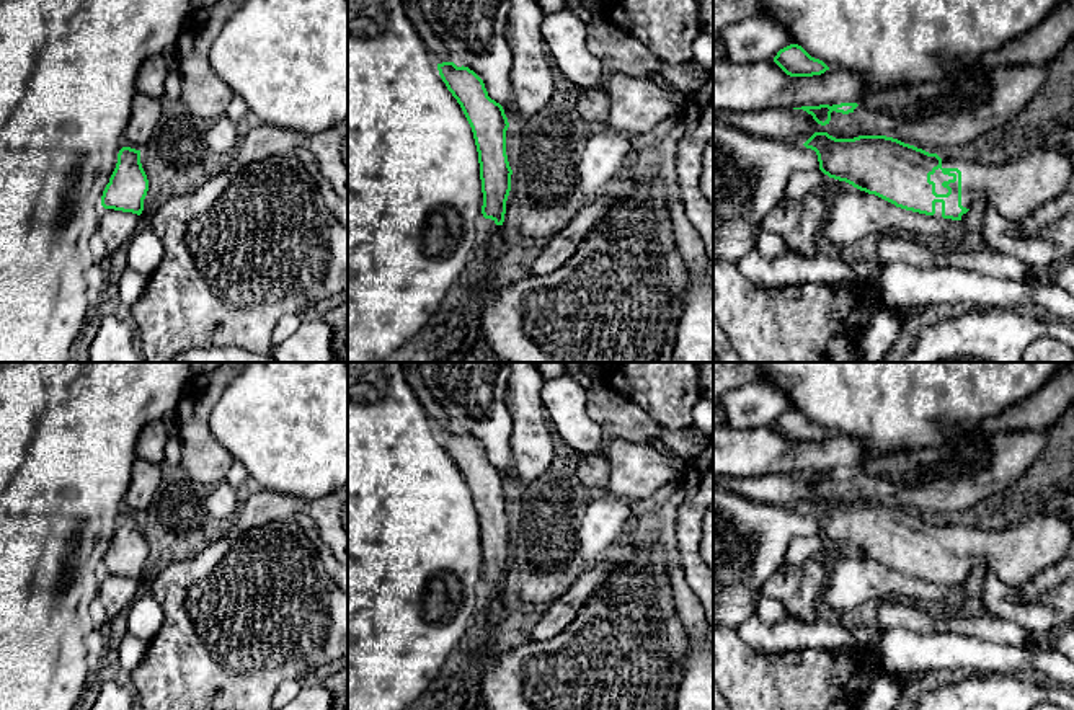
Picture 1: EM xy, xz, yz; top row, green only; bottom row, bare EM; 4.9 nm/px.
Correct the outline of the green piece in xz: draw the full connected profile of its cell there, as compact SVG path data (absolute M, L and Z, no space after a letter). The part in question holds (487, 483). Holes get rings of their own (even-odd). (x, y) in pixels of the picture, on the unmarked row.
M454 428L437 429L437 436L473 498L483 558L482 579L490 597L488 609L477 619L473 640L491 646L490 638L477 633L495 630L503 617L501 597L513 540L506 521L509 488L503 472L488 462L483 446L473 436Z

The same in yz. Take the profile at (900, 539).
M814 498L805 509L818 521L819 535L829 544L875 560L896 573L952 586L966 584L970 573L983 566L1004 584L1020 588L1036 573L1069 555L1072 527L1058 516L1033 516L1014 526L983 530L948 526L886 501L836 504Z

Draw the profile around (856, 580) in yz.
M819 534L793 537L785 566L797 568L813 557L823 561L834 560L834 570L828 575L821 596L828 617L842 620L857 606L888 599L908 601L947 615L965 614L965 594L958 586L906 576L857 553L842 557L841 547Z

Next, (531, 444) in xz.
M513 362L506 390L506 406L513 416L509 467L517 483L524 486L534 483L550 467L555 452L542 405L544 385L545 379L534 362Z

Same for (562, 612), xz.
M607 555L599 565L583 573L539 619L532 628L532 640L547 641L561 633L575 620L588 599L607 581L620 561L622 558Z

